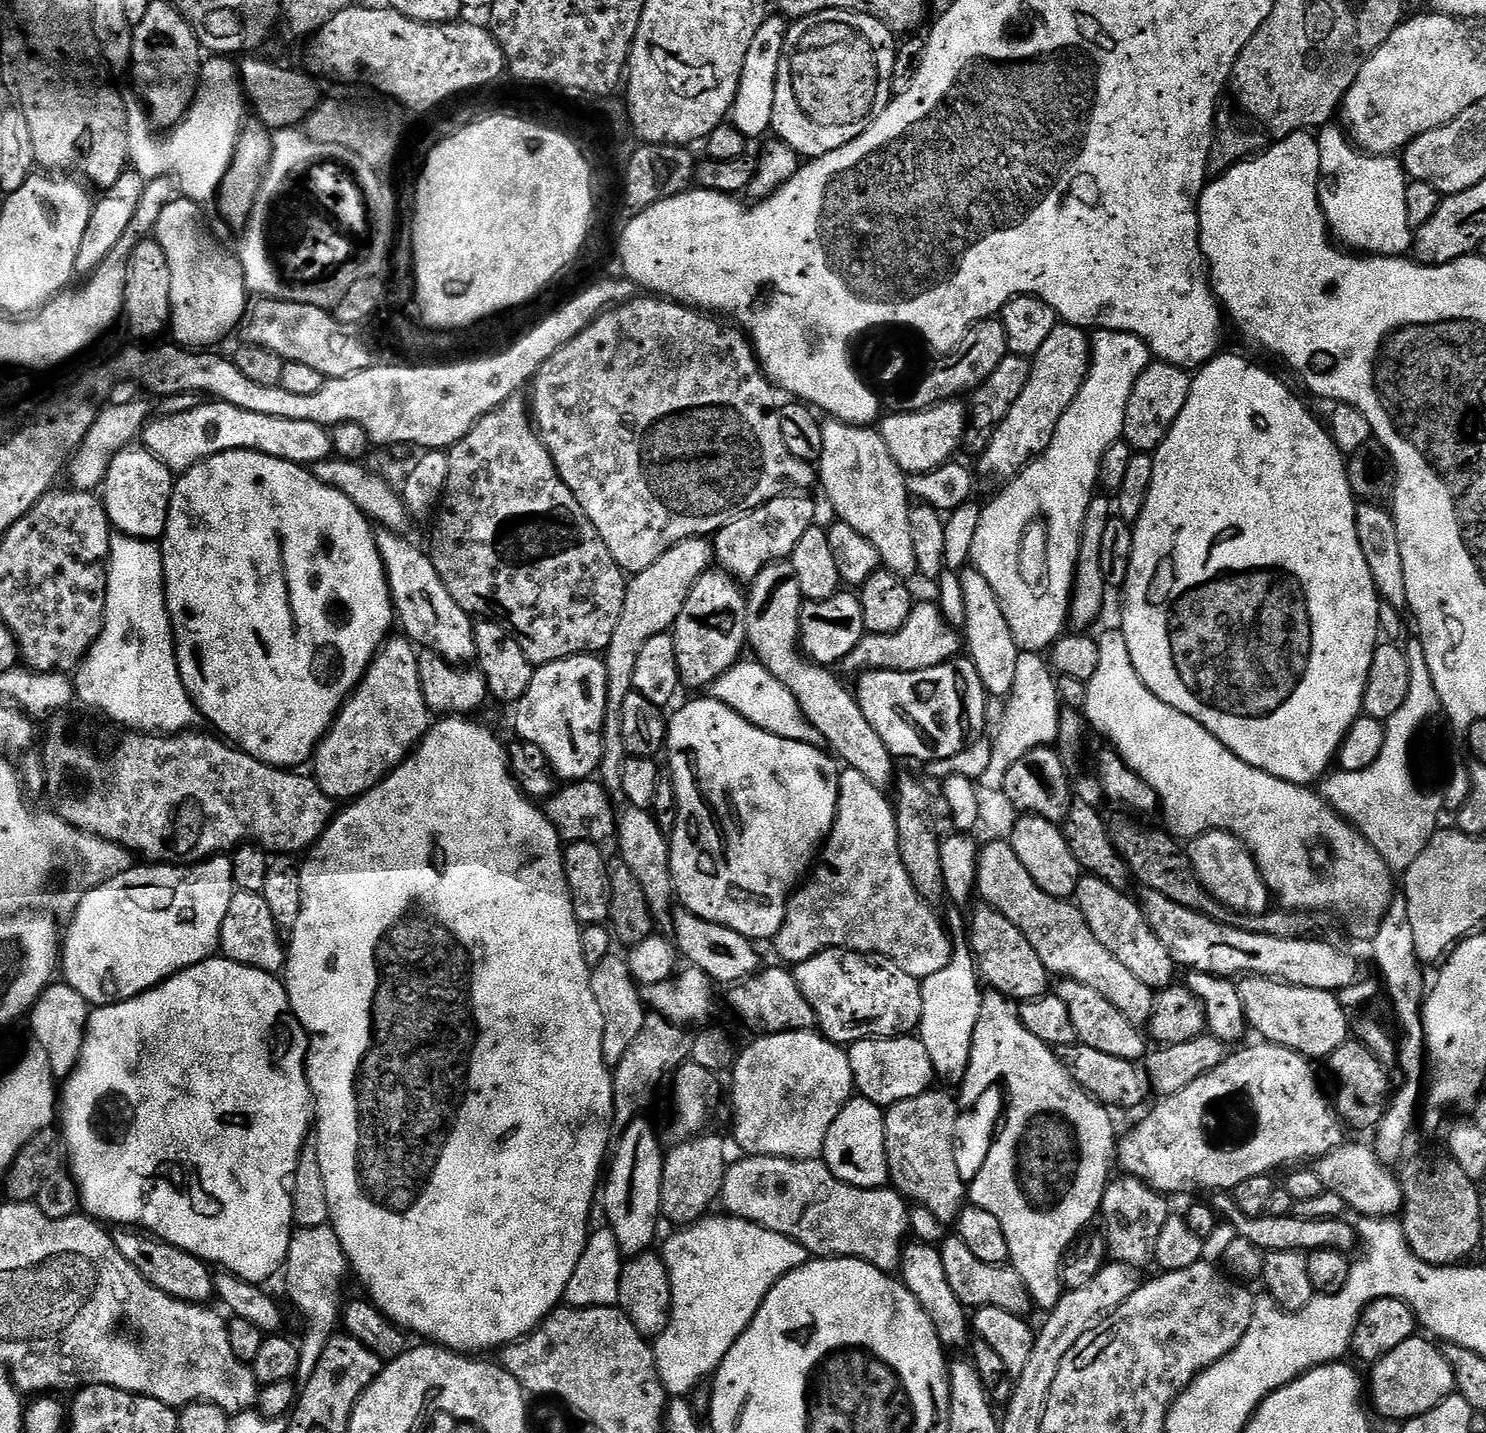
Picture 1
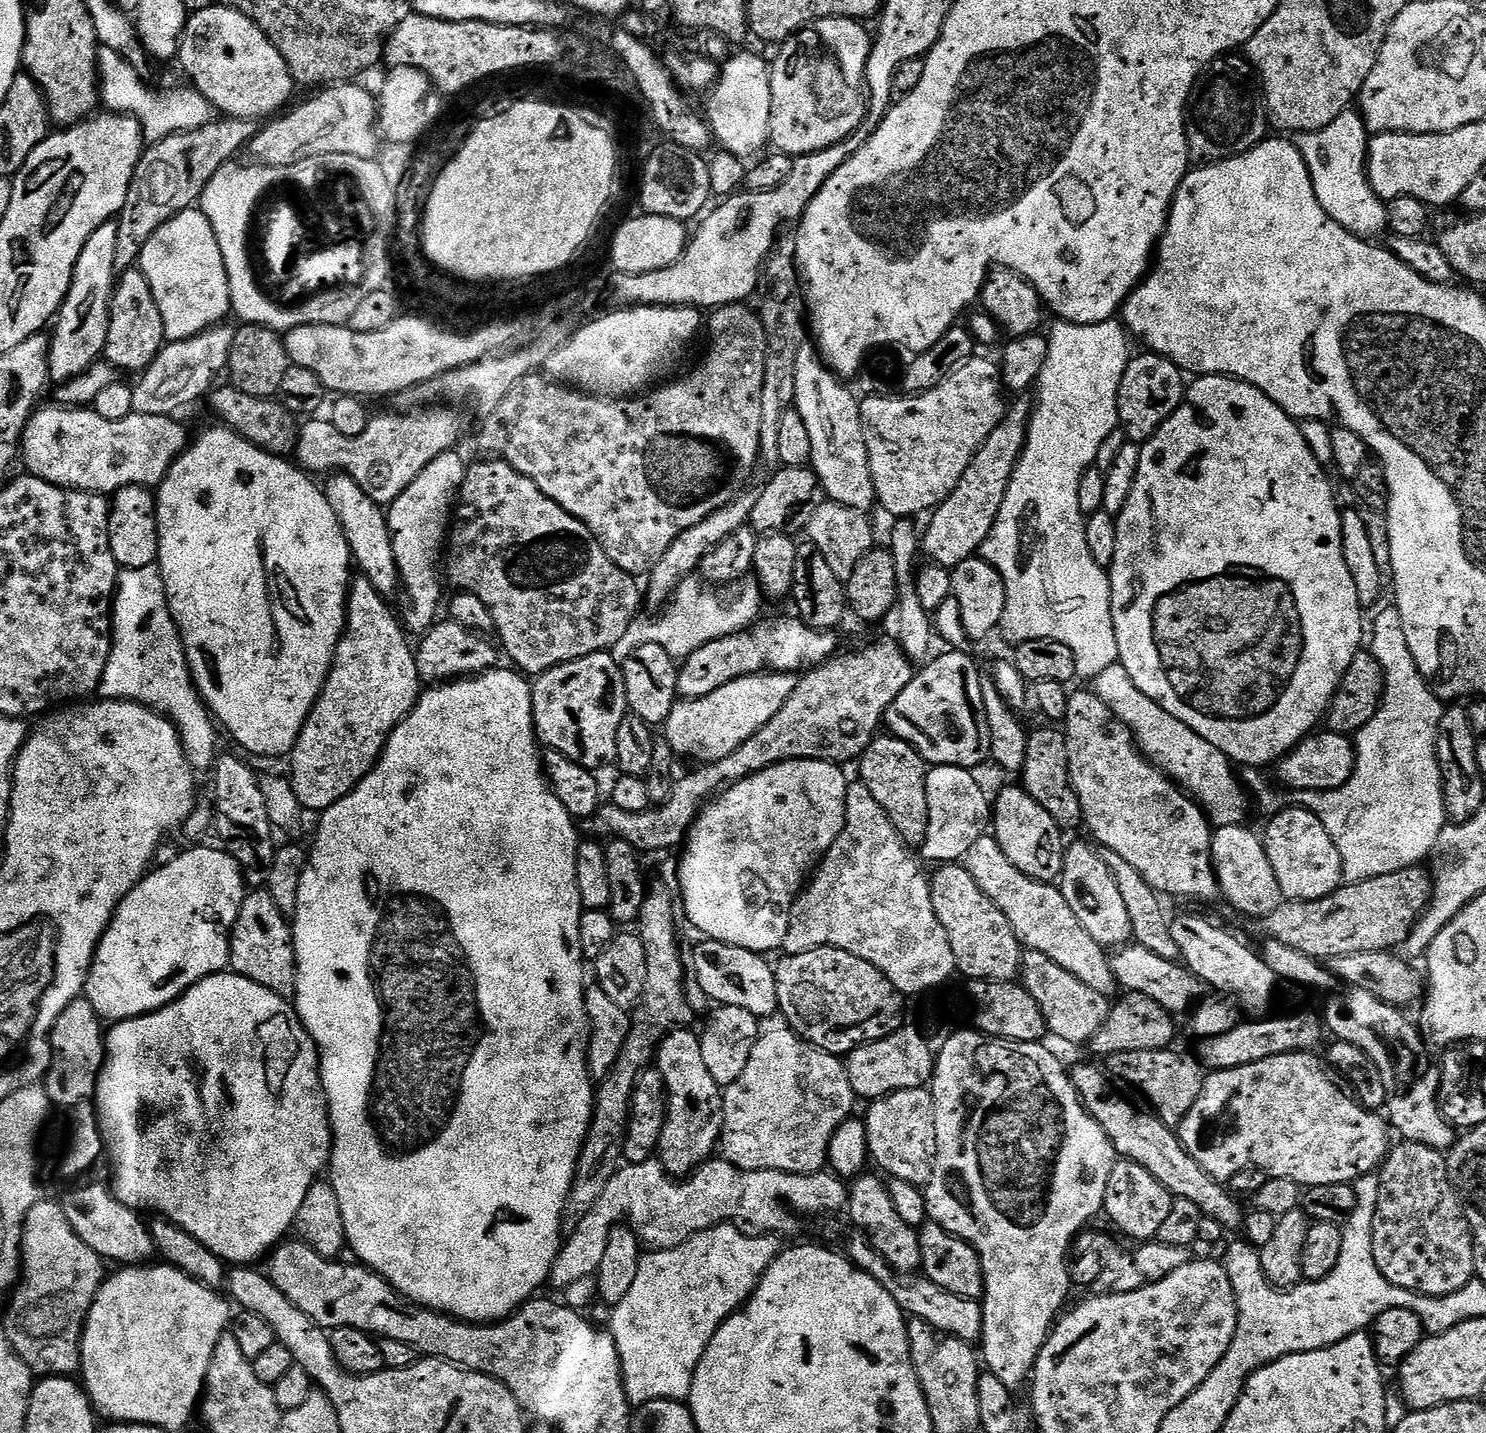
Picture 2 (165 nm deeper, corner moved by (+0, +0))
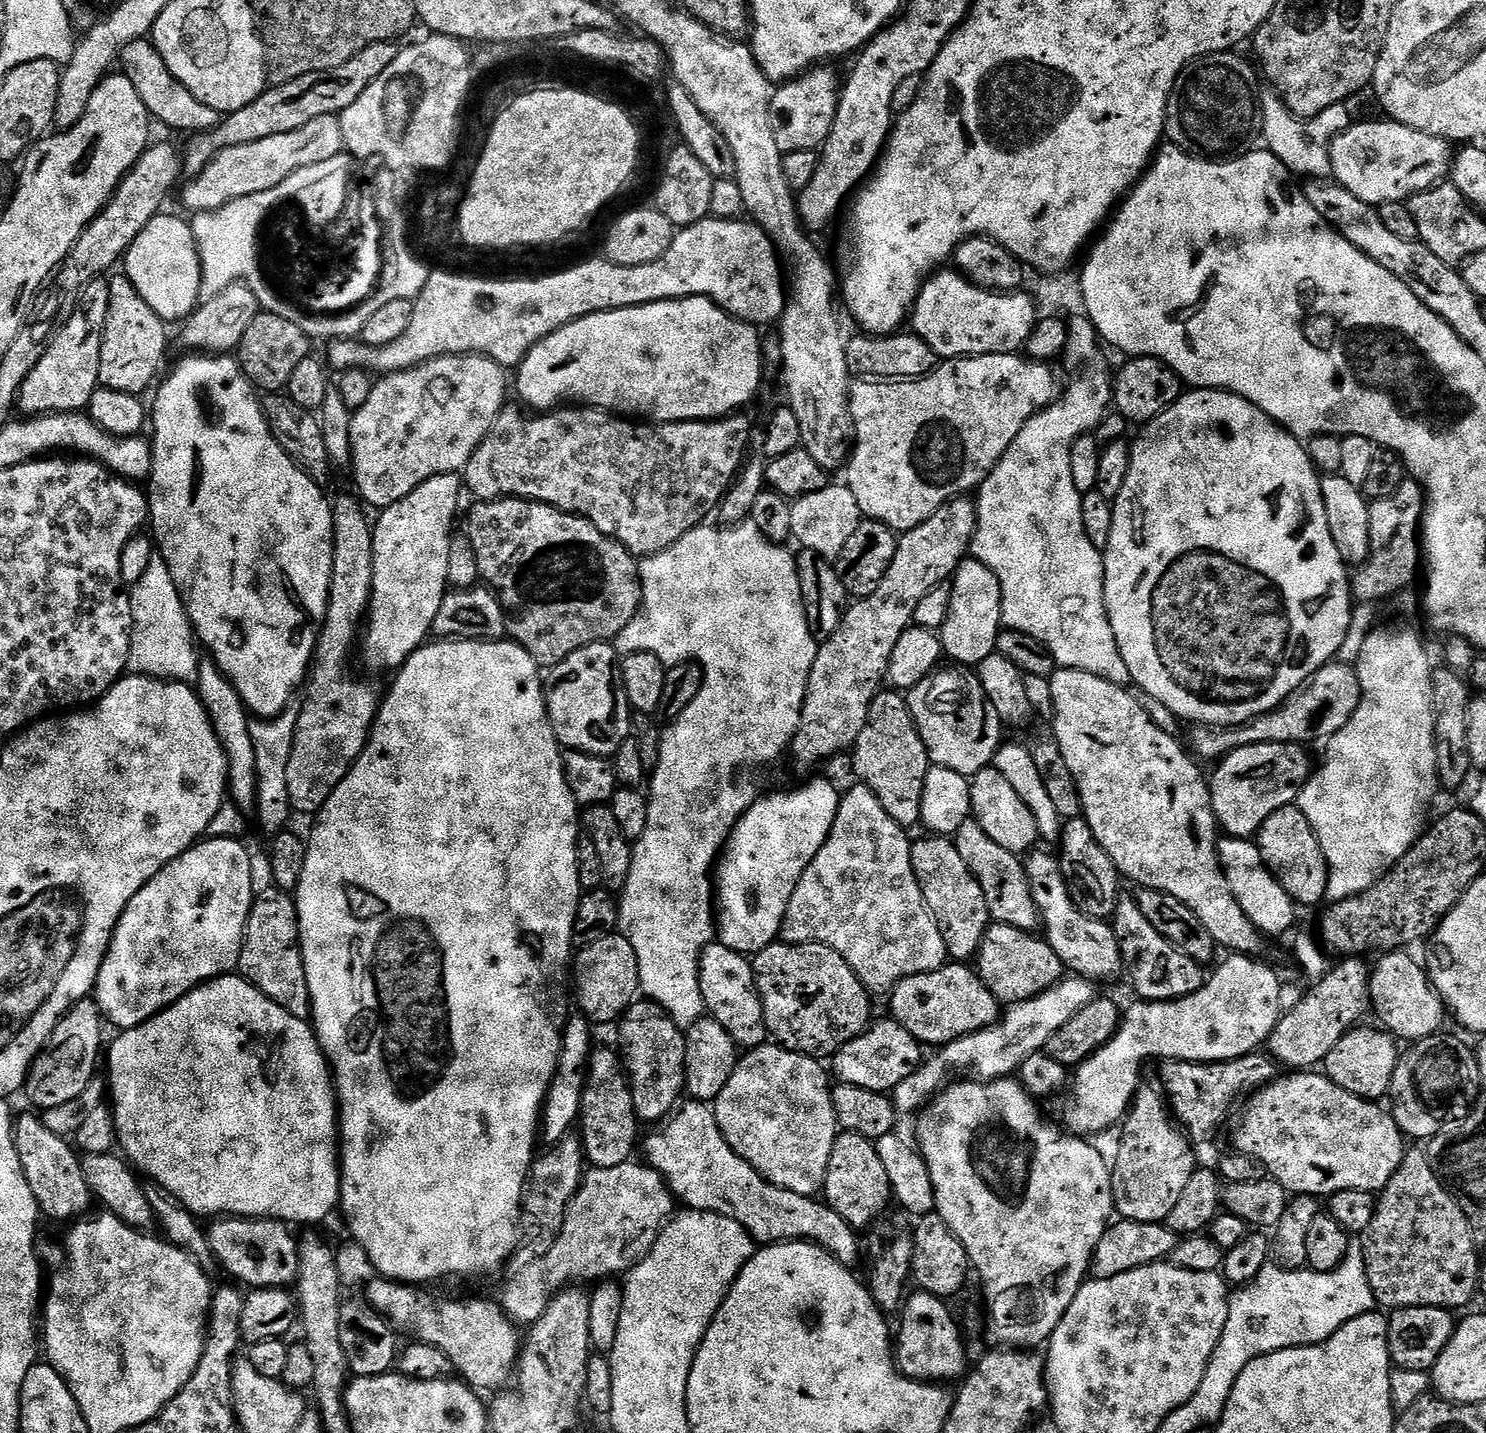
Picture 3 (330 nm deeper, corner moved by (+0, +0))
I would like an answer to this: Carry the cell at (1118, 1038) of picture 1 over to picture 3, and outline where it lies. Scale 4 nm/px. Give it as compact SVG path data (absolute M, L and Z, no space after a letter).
M993 923L984 936L980 951L974 960L984 985L996 995L1001 1005L1021 1004L1042 994L1065 979L1066 969L1062 958L1054 954L1047 940L1014 926Z

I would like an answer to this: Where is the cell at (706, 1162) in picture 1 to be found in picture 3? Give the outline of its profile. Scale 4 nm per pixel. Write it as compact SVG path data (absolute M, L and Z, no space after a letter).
M647 998L633 1004L624 1013L618 1024L619 1028L620 1044L624 1047L622 1067L628 1077L628 1084L632 1087L636 1119L643 1123L645 1120L646 1123L655 1125L676 1111L682 1100L680 1095L684 1096L686 1092L684 1067L686 1066L687 1042L685 1029L678 1027L674 1018L670 1018L670 1014L666 1014L666 1010L662 1010L662 1006L653 1004Z

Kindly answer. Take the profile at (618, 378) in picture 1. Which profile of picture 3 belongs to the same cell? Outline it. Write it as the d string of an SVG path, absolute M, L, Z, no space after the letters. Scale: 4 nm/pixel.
M505 406L501 408L492 428L486 438L474 450L468 465L462 469L462 484L476 495L480 502L503 500L505 498L519 498L522 500L539 500L542 504L552 504L563 512L571 512L589 520L602 534L613 536L626 550L637 558L653 556L670 546L674 546L691 528L701 527L708 520L708 512L720 504L721 498L728 493L728 487L736 479L749 451L748 439L752 436L752 424L744 414L733 414L719 420L683 420L677 424L658 424L655 422L633 422L628 418L621 418L611 412L587 406L561 406L555 410L545 411L543 414L528 414L523 416L516 408Z

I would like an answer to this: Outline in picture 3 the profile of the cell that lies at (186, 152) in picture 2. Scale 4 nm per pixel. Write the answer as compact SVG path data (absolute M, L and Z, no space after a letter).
M391 40L374 42L374 46L366 46L366 50L362 50L357 56L350 58L350 62L345 62L332 72L306 74L302 78L294 78L294 82L265 87L264 93L258 98L254 98L254 102L250 102L250 106L242 106L242 110L227 113L216 128L210 129L208 132L195 133L189 139L192 141L186 146L183 145L183 171L185 173L188 171L189 177L195 178L203 174L204 167L219 152L230 146L246 146L246 142L262 142L262 138L274 138L274 134L290 134L290 130L302 130L302 126L306 126L306 122L314 122L318 118L327 116L339 116L341 112L354 106L354 102L358 102L362 90L366 90L366 86L370 86L370 82L374 82L374 78L378 78L378 74L382 74L382 70L386 70L386 66L390 66L390 62L394 62L394 58L398 58L400 49L401 45Z

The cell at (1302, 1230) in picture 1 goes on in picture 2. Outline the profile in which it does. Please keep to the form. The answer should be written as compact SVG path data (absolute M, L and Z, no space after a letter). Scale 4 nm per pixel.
M1080 1064L1071 1069L1070 1075L1085 1110L1092 1115L1094 1122L1098 1122L1098 1126L1102 1126L1102 1130L1106 1130L1106 1138L1110 1138L1117 1157L1142 1166L1142 1170L1150 1170L1150 1174L1154 1174L1154 1178L1158 1178L1158 1182L1162 1182L1173 1197L1194 1202L1206 1218L1219 1222L1225 1233L1239 1233L1246 1215L1245 1209L1240 1209L1241 1201L1221 1181L1206 1174L1206 1170L1194 1162L1186 1146L1182 1146L1177 1129L1166 1126L1151 1111L1143 1112L1126 1097L1112 1092L1113 1077L1105 1069L1104 1072L1096 1064Z

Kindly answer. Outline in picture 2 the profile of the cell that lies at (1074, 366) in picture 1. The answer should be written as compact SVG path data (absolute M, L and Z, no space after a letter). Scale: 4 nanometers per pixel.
M1020 398L1016 405L1004 413L1004 421L992 431L990 438L982 442L978 454L966 466L966 474L954 486L950 495L931 513L932 521L922 532L922 552L931 563L949 570L958 567L962 562L973 559L986 542L998 510L1002 510L1002 498L1006 498L1006 486L1016 469L1016 461L1024 453L1024 443L1028 437L1028 421L1034 407L1031 399Z

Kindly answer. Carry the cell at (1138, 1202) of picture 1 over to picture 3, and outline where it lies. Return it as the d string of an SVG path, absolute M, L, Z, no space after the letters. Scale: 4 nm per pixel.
M1159 1087L1136 1089L1122 1128L1125 1128L1124 1137L1116 1148L1116 1161L1113 1159L1110 1164L1115 1211L1121 1220L1165 1223L1196 1172L1197 1149L1184 1129L1174 1123L1170 1105Z

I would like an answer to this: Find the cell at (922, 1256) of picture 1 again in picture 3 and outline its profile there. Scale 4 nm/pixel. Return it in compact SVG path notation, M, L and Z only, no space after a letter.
M841 1131L837 1135L834 1150L830 1154L830 1166L824 1179L822 1196L831 1208L842 1214L850 1227L857 1230L871 1228L887 1213L884 1211L887 1210L888 1203L891 1205L894 1200L892 1183L873 1141L853 1132Z

